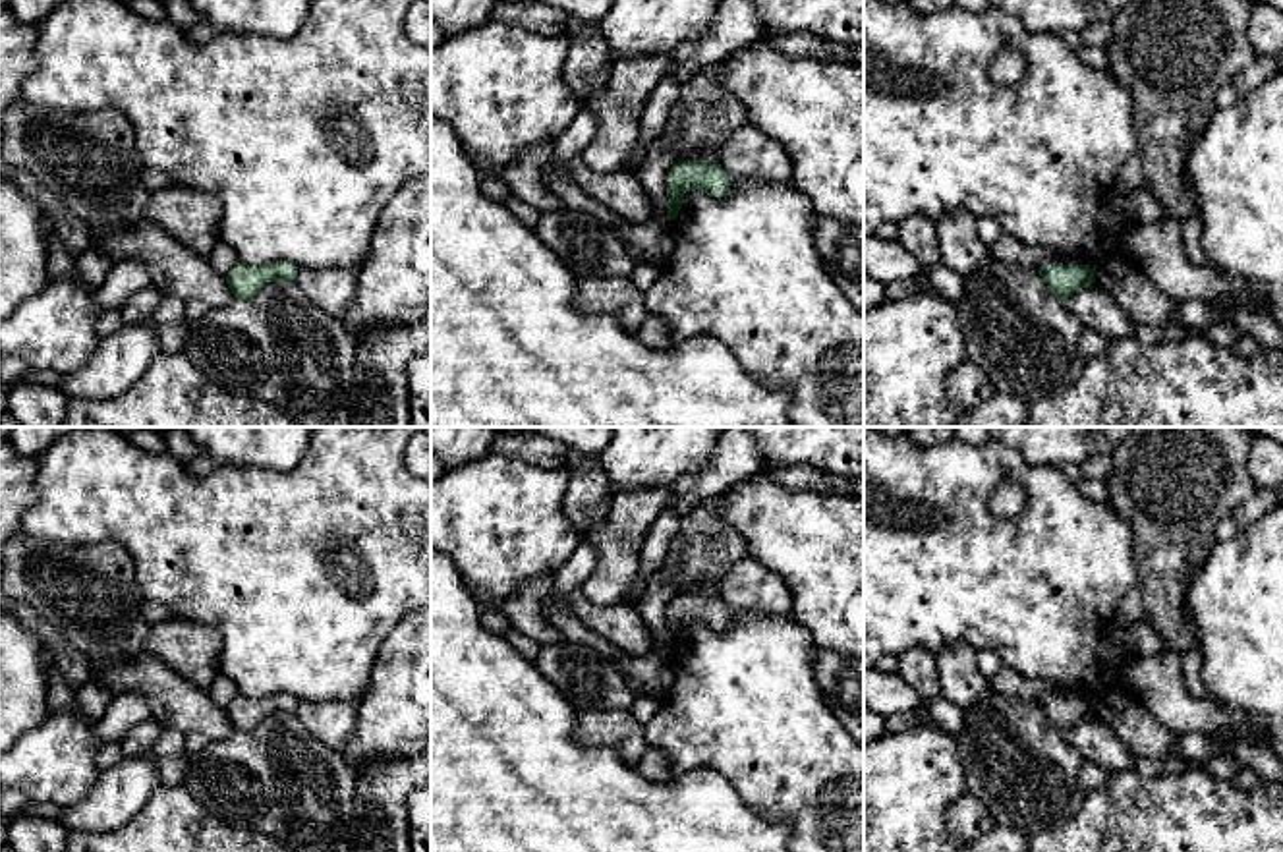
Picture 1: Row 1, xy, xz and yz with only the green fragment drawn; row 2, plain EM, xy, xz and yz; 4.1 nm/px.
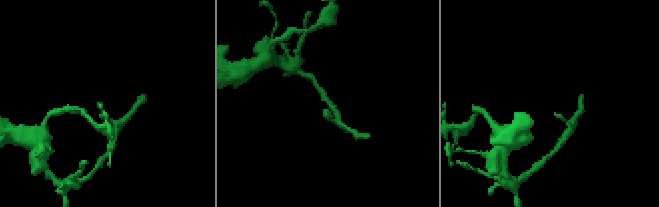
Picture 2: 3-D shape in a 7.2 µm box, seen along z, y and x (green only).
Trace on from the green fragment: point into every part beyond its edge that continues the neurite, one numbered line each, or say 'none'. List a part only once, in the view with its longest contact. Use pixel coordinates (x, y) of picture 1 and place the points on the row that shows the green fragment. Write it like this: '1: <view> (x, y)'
1: xz (654, 174)

